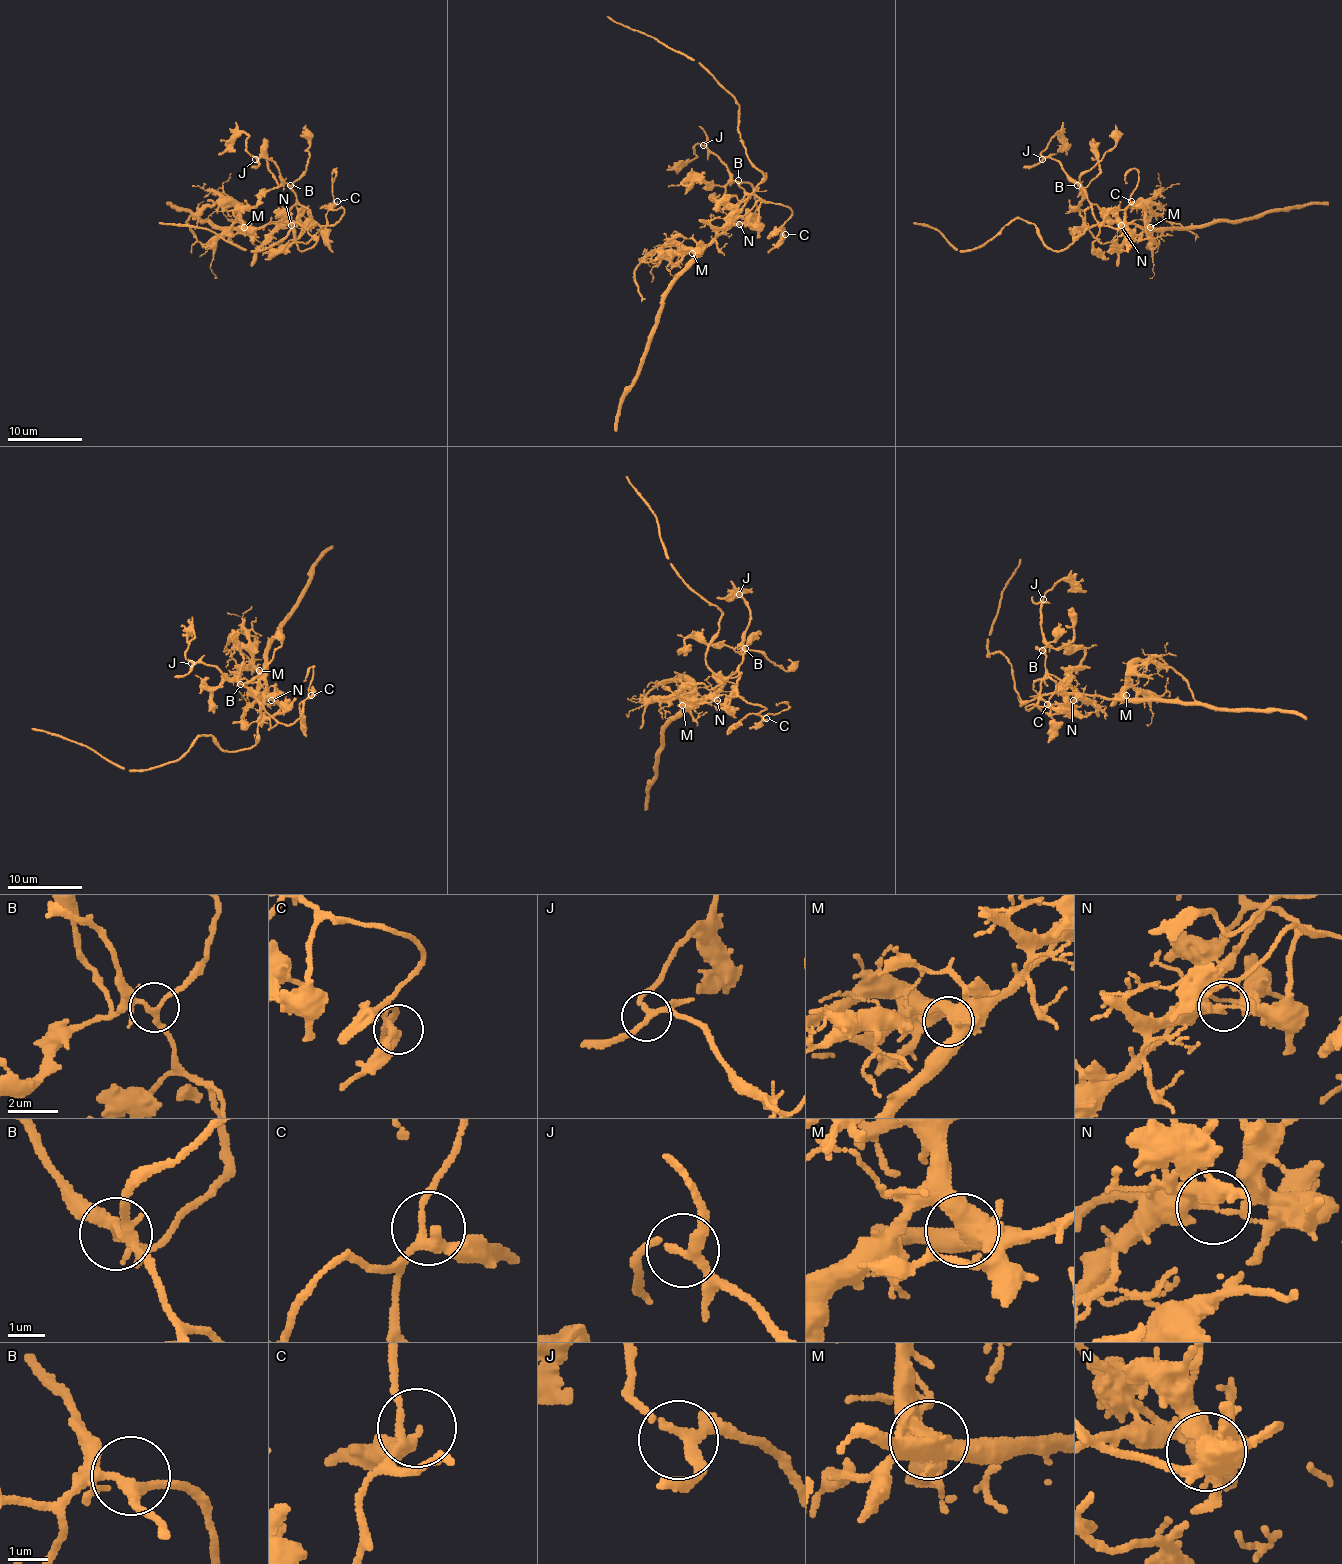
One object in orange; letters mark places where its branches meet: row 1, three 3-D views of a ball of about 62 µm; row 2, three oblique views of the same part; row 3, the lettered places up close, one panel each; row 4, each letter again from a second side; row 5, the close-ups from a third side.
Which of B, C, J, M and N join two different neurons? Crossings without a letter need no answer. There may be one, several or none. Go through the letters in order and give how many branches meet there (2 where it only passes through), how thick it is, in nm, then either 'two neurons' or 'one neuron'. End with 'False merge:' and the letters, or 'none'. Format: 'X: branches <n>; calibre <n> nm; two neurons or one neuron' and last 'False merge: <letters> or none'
B: branches 4; calibre 200 nm; one neuron
C: branches 3; calibre 190 nm; one neuron
J: branches 3; calibre 200 nm; one neuron
M: branches 3; calibre 500 nm; one neuron
N: branches 3; calibre 240 nm; two neurons
False merge: N

